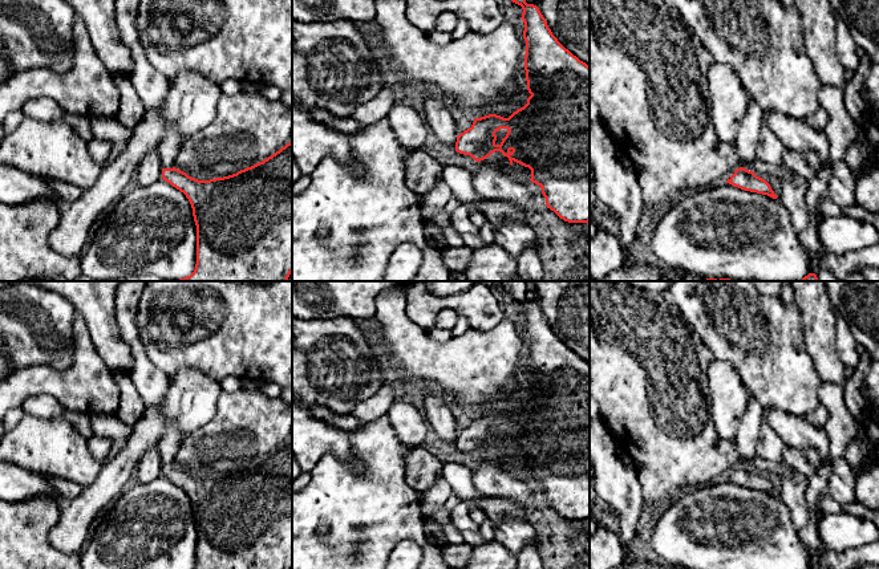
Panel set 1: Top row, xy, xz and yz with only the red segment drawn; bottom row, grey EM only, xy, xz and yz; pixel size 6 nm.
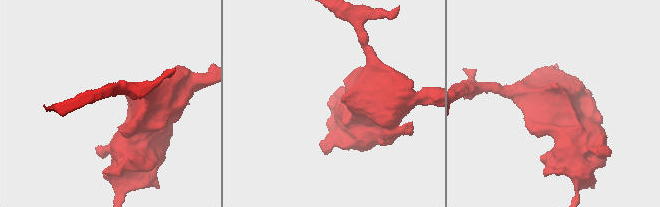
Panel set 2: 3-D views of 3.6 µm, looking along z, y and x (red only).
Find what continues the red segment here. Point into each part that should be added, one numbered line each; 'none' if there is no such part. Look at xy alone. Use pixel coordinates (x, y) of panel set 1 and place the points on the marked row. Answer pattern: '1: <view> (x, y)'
1: xy (169, 146)

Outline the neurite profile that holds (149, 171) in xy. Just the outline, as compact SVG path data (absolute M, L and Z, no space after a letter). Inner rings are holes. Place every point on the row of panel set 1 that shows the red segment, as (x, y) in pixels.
M158 151L147 153L135 170L139 187L150 186L162 178L162 162Z

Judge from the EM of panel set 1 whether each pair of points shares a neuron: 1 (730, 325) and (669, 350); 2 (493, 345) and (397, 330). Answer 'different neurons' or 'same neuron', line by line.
1: different neurons
2: same neuron

